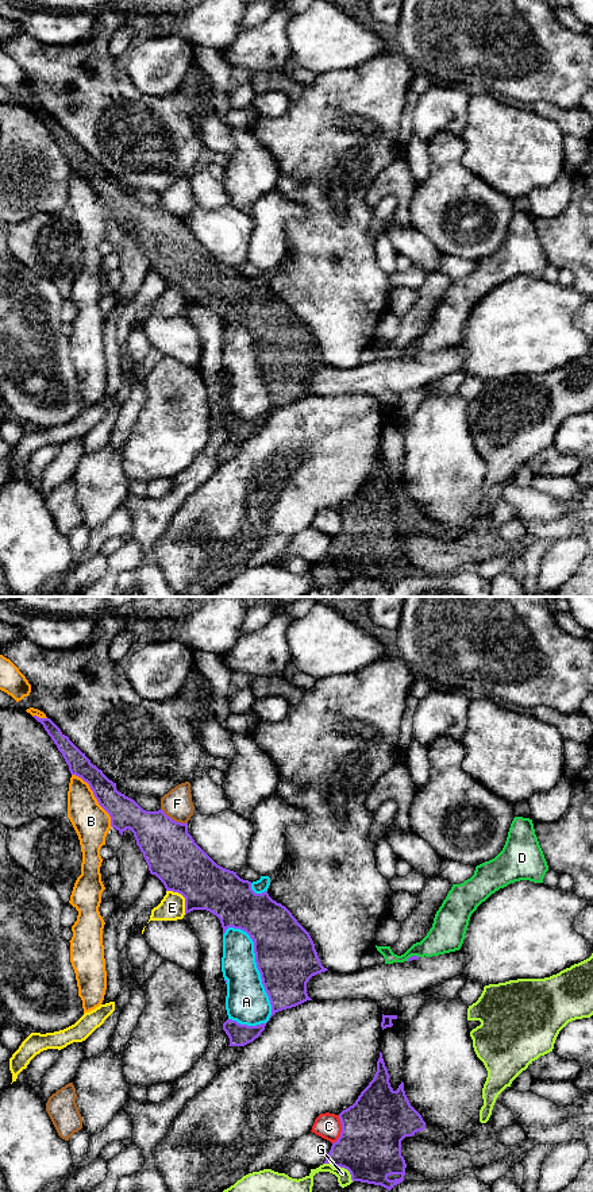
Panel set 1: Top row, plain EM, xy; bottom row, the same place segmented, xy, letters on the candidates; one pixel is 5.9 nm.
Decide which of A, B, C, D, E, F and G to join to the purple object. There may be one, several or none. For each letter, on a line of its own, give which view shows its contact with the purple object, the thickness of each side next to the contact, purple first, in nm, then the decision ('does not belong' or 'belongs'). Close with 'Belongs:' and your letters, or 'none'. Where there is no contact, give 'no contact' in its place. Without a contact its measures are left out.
A: xy | 360/260 nm | does not belong
B: xy | 180/220 nm | does not belong
C: xy | 380/150 nm | does not belong
D: xy | 30/200 nm | does not belong
E: xy | 320/160 nm | does not belong
F: xy | 320/180 nm | does not belong
G: xy | 380/90 nm | does not belong
Belongs: none

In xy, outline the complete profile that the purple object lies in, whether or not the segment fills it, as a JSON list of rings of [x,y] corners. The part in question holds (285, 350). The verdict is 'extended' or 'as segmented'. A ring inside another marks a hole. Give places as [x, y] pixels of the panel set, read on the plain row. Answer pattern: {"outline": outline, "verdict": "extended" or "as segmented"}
{"outline": [[[34,113],[41,117],[62,148],[72,170],[86,177],[99,200],[109,209],[111,221],[122,231],[131,225],[151,270],[155,270],[166,286],[185,293],[185,310],[193,305],[207,305],[220,315],[223,329],[228,323],[246,327],[254,337],[257,363],[272,400],[270,413],[282,405],[312,396],[307,389],[307,378],[317,369],[328,366],[320,358],[309,328],[292,308],[273,296],[267,286],[255,289],[251,277],[240,274],[236,267],[217,261],[188,228],[188,217],[181,219],[167,212],[163,205],[146,207],[134,194],[116,185],[101,165],[91,158],[50,113]]], "verdict": "as segmented"}

